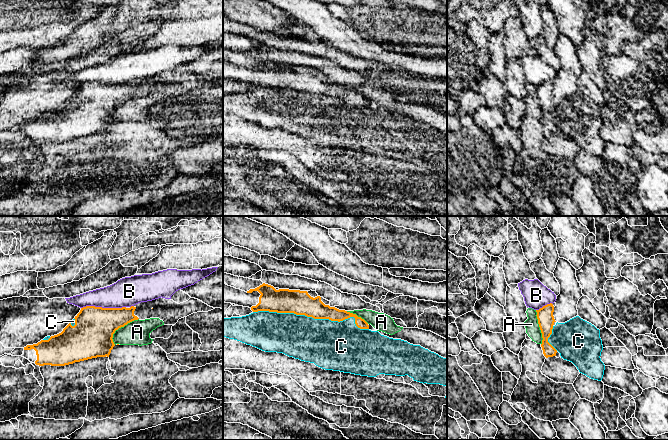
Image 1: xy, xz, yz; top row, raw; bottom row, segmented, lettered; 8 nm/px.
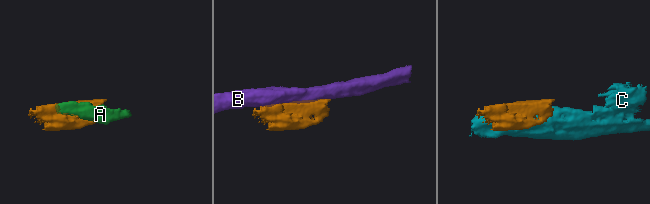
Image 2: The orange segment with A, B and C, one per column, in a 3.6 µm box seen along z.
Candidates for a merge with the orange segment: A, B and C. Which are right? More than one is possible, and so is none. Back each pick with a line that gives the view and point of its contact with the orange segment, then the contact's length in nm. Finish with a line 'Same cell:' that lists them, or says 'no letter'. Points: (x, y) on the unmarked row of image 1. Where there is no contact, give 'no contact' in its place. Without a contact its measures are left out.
Same cell: no letter

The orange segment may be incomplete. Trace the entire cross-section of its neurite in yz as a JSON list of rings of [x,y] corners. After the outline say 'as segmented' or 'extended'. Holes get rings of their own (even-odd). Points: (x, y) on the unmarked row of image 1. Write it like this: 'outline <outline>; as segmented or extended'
outline [[[552,79],[547,80],[536,86],[538,100],[542,109],[542,126],[546,134],[556,132],[557,126],[548,118],[548,114],[552,110],[553,101],[556,98],[553,92],[554,82]]]; as segmented

